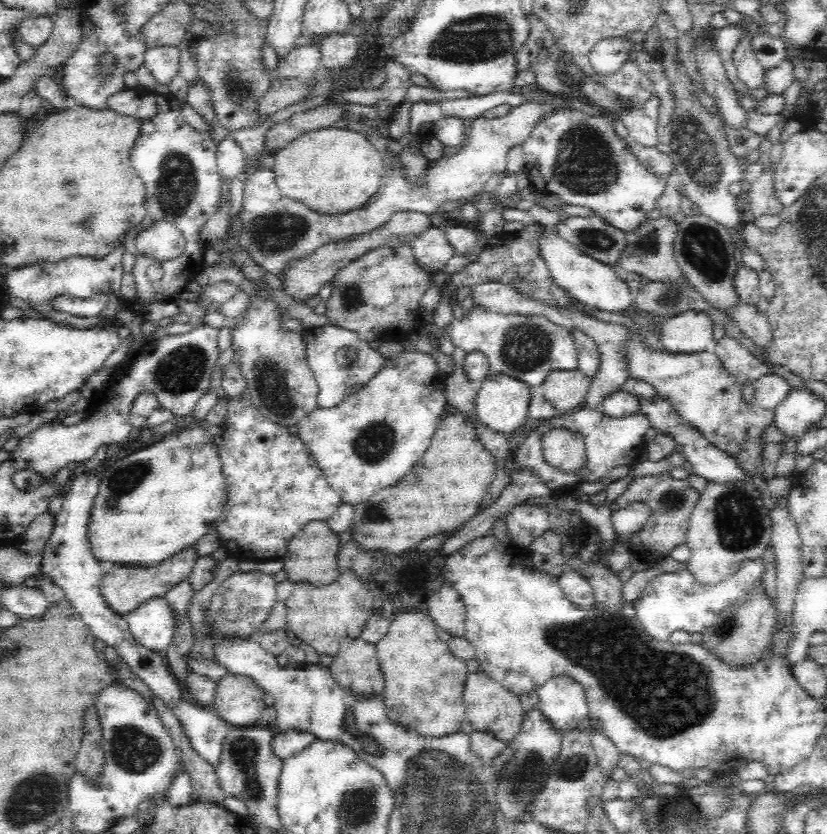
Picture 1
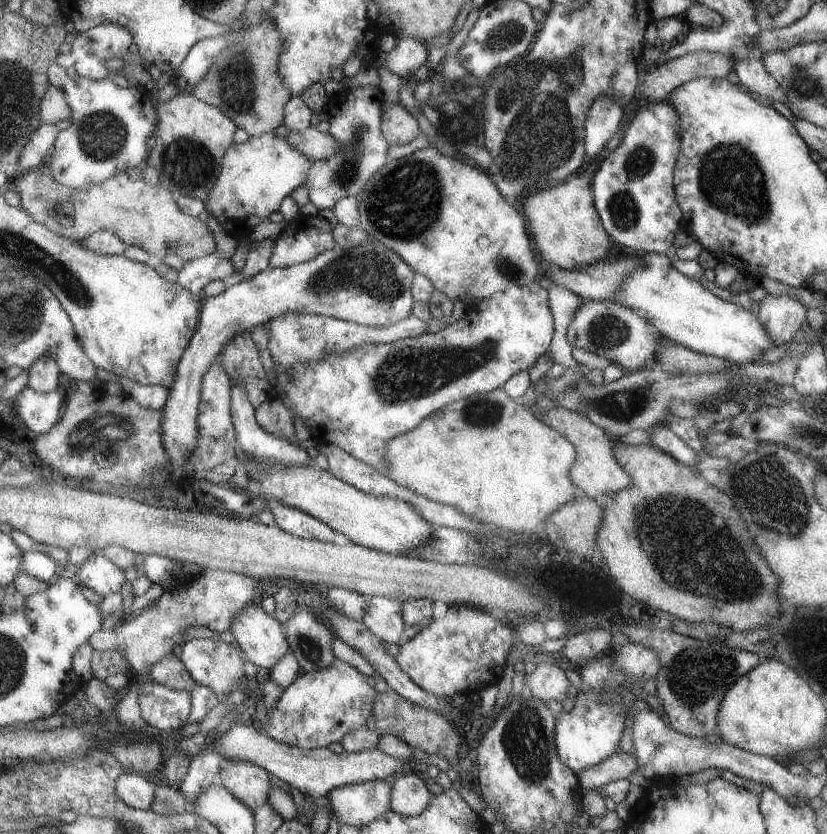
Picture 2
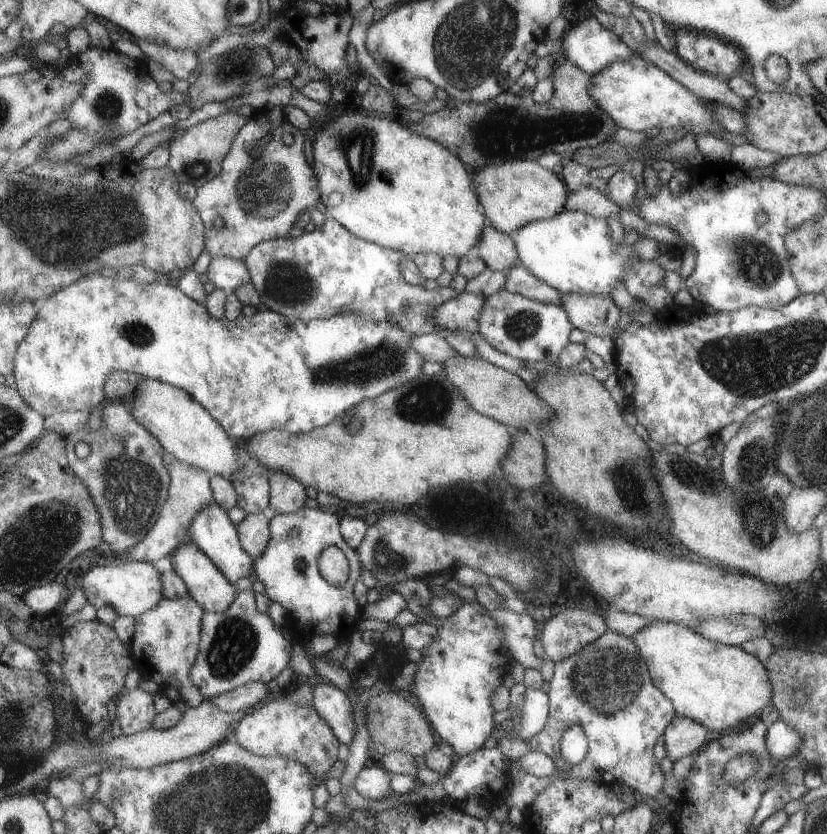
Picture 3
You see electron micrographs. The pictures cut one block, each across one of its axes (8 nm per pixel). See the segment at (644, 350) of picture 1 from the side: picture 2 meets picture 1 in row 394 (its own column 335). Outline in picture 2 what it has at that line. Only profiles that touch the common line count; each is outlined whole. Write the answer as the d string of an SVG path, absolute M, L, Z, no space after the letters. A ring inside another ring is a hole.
M335 659L327 668L304 672L291 686L288 686L278 698L274 709L269 709L265 732L269 737L294 747L309 751L325 748L329 744L341 743L342 738L352 730L366 726L374 710L379 693L369 686L366 676L352 664Z

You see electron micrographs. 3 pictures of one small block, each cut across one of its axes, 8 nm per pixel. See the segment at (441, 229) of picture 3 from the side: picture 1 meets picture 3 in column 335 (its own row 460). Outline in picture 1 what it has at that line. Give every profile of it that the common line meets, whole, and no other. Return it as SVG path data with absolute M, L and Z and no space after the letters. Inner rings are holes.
M196 419L193 421L190 430L187 428L180 431L173 431L166 434L161 441L148 445L139 451L123 457L121 459L114 459L106 462L103 468L98 472L99 475L99 492L94 498L93 507L91 508L88 526L86 526L86 536L88 543L90 543L90 551L92 555L99 560L100 563L111 566L122 566L122 568L150 568L158 566L171 556L178 554L181 550L194 547L194 544L202 538L209 530L215 528L215 522L223 511L224 504L228 501L228 494L226 492L226 484L224 484L224 473L222 473L222 463L220 462L218 446L213 442L213 437L207 430L200 426Z

